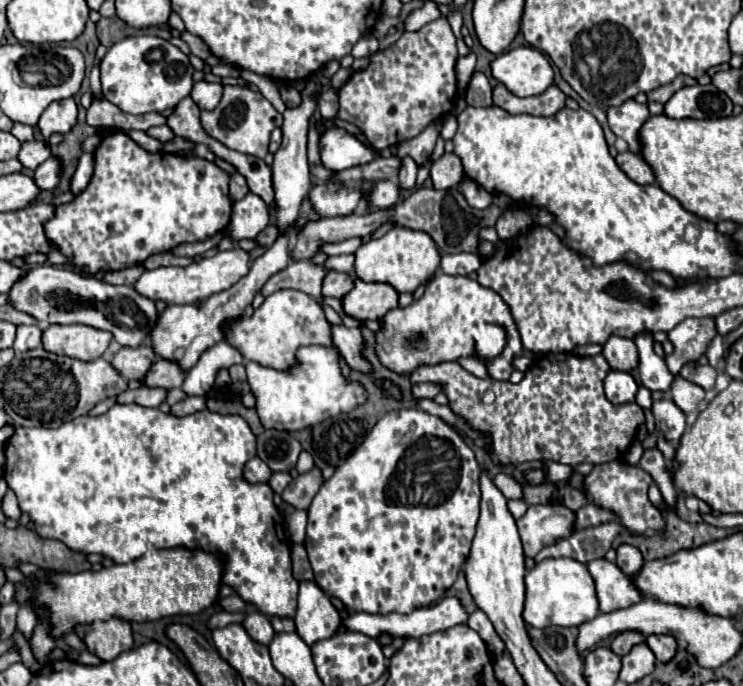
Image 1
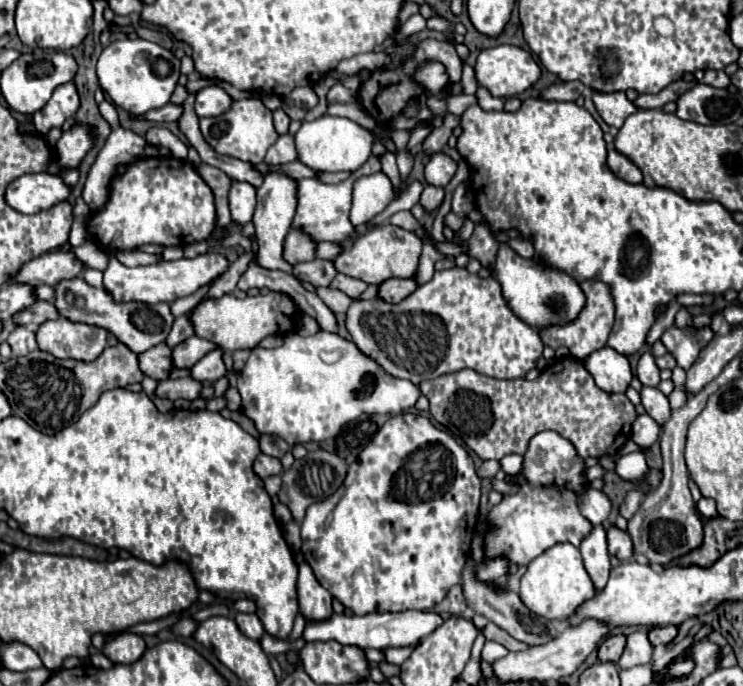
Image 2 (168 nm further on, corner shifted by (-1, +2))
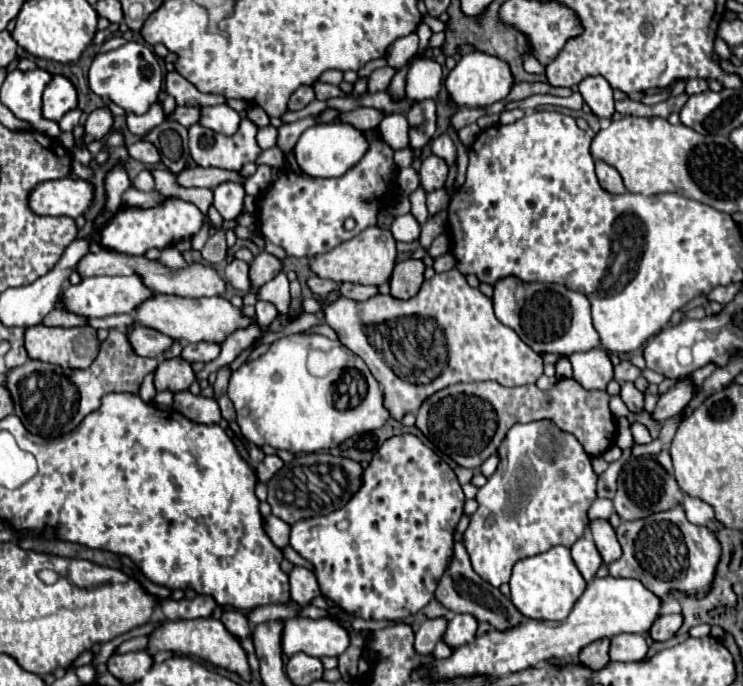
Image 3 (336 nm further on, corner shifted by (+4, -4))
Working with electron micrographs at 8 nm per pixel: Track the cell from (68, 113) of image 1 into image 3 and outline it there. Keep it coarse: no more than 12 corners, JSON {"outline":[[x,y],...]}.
{"outline":[[53,75],[43,93],[43,117],[59,121],[77,107],[77,91]]}

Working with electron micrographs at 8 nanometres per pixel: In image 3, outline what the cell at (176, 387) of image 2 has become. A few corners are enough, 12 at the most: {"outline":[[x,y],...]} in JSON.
{"outline":[[189,389],[173,395],[173,409],[195,423],[221,419],[215,399]]}

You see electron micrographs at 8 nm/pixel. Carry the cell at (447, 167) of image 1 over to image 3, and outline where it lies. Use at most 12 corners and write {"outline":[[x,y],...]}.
{"outline":[[441,157],[423,159],[421,187],[427,193],[445,185],[449,167]]}

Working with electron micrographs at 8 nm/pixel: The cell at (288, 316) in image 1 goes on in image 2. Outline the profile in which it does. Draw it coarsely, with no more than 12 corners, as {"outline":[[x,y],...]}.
{"outline":[[274,291],[204,297],[194,335],[230,353],[290,331],[300,311]]}

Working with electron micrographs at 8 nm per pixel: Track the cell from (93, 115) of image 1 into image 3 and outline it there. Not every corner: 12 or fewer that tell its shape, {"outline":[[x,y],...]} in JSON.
{"outline":[[175,107],[167,121],[191,127],[199,121],[199,107]]}

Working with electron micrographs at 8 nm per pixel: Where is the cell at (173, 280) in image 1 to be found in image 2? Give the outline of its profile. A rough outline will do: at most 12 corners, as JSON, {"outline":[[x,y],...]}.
{"outline":[[220,253],[124,267],[104,289],[118,303],[172,303],[228,269]]}

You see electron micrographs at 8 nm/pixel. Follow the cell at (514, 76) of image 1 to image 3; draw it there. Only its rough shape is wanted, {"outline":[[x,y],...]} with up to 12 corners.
{"outline":[[463,55],[445,79],[461,107],[493,105],[515,85],[509,63]]}

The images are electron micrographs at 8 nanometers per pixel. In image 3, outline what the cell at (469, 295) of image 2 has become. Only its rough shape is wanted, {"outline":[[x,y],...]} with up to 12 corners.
{"outline":[[457,269],[325,321],[397,421],[453,383],[535,383],[541,355]]}

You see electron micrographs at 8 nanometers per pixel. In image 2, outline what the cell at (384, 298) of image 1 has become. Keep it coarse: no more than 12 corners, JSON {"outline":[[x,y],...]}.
{"outline":[[414,277],[388,279],[380,285],[380,297],[400,303],[416,291]]}

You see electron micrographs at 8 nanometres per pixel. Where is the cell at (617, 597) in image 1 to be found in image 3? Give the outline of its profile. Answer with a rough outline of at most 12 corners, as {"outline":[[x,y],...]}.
{"outline":[[583,535],[571,555],[585,581],[603,563],[593,539]]}

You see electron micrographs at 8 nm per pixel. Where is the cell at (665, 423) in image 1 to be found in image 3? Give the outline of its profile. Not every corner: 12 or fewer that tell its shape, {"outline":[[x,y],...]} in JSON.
{"outline":[[633,383],[621,385],[621,399],[631,413],[643,413],[645,393]]}

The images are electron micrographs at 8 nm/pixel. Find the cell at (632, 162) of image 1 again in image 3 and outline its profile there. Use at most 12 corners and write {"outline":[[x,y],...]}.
{"outline":[[595,161],[595,173],[605,191],[627,191],[619,171]]}

